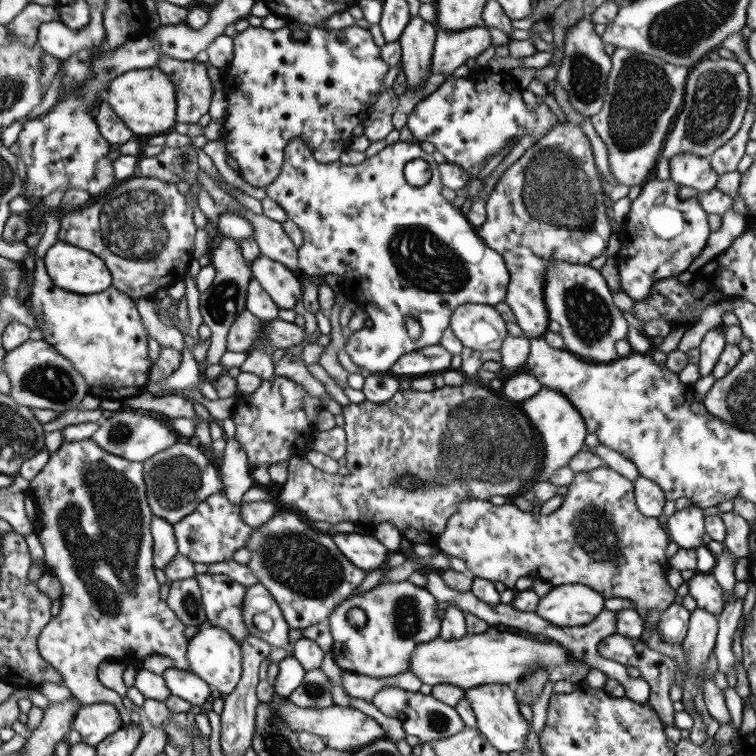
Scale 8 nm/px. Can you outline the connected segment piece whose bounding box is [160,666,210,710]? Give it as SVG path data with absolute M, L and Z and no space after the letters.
M168 666L160 675L169 693L189 702L193 710L208 706L209 686L197 675L172 666Z

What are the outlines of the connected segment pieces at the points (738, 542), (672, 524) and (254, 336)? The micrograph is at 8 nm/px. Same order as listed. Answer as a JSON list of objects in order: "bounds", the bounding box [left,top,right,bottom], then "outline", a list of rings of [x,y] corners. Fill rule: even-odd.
[{"bounds":[711,508,750,558],"outline":[[[711,508],[711,516],[717,514],[722,520],[725,529],[724,548],[731,551],[735,558],[745,557],[749,554],[748,537],[750,534],[749,526],[744,518],[735,514],[732,510],[720,512],[719,509]]]},{"bounds":[666,504,705,549],"outline":[[[694,504],[688,508],[676,510],[666,519],[669,538],[681,549],[697,549],[702,546],[701,539],[705,533],[703,518],[703,512]]]},{"bounds":[226,309,261,354],"outline":[[[243,309],[227,329],[226,346],[227,351],[238,351],[248,354],[253,344],[259,343],[261,326],[256,316]]]}]

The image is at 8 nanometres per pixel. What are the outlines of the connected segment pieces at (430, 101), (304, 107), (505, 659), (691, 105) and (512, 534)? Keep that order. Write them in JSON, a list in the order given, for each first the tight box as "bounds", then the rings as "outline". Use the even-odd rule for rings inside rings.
[{"bounds":[405,75,555,179],"outline":[[[447,75],[433,92],[421,99],[407,115],[405,126],[411,132],[411,142],[431,142],[445,162],[459,165],[469,179],[483,174],[485,158],[499,152],[511,140],[533,134],[538,138],[555,126],[555,115],[543,102],[533,109],[527,108],[521,99],[521,90],[501,90],[483,82],[478,76],[475,82]]]},{"bounds":[222,25,388,188],"outline":[[[297,25],[299,30],[296,33],[291,32],[291,27],[284,26],[277,30],[267,30],[263,27],[248,26],[245,30],[237,32],[232,40],[232,59],[222,69],[223,74],[223,90],[226,93],[227,108],[225,108],[225,118],[222,124],[223,139],[225,141],[225,150],[229,156],[235,160],[237,164],[238,175],[241,180],[249,186],[255,188],[265,188],[279,176],[283,162],[283,147],[287,145],[289,139],[293,137],[301,137],[307,148],[311,149],[312,157],[319,163],[329,164],[337,161],[339,154],[344,152],[350,144],[353,137],[351,134],[353,127],[363,122],[367,113],[367,105],[374,103],[379,96],[383,78],[387,73],[388,67],[379,59],[379,46],[376,46],[371,38],[371,34],[367,29],[363,29],[357,25],[343,28],[343,30],[325,29],[309,25]]]},{"bounds":[409,626,585,689],"outline":[[[489,626],[478,634],[465,634],[457,640],[443,640],[437,636],[425,644],[417,644],[409,656],[409,671],[419,677],[423,684],[433,687],[435,684],[451,684],[467,689],[482,685],[515,685],[525,674],[535,670],[551,671],[567,662],[585,666],[585,661],[571,655],[563,645],[551,639],[540,642],[530,636],[522,637],[515,631],[497,629]]]},{"bounds":[659,58,749,160],"outline":[[[725,58],[699,61],[688,73],[682,105],[665,136],[659,156],[669,160],[677,153],[691,153],[707,158],[741,126],[749,94],[748,78],[736,61]]]},{"bounds":[437,467,675,623],"outline":[[[600,467],[575,473],[561,505],[547,515],[521,511],[509,502],[493,505],[479,498],[463,498],[459,500],[457,512],[447,518],[437,547],[451,557],[463,560],[472,577],[502,582],[509,589],[514,588],[517,578],[528,576],[548,581],[553,587],[581,584],[599,592],[603,599],[631,600],[644,623],[649,610],[661,613],[675,600],[675,591],[665,579],[669,568],[665,557],[668,543],[669,538],[657,519],[637,510],[632,483],[616,476],[610,469]]]}]

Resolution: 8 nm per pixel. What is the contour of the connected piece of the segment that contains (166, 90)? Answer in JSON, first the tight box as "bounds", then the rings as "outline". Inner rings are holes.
{"bounds":[103,67,176,135],"outline":[[[156,67],[129,70],[111,79],[103,92],[115,116],[136,135],[157,135],[172,130],[176,122],[175,86]]]}

